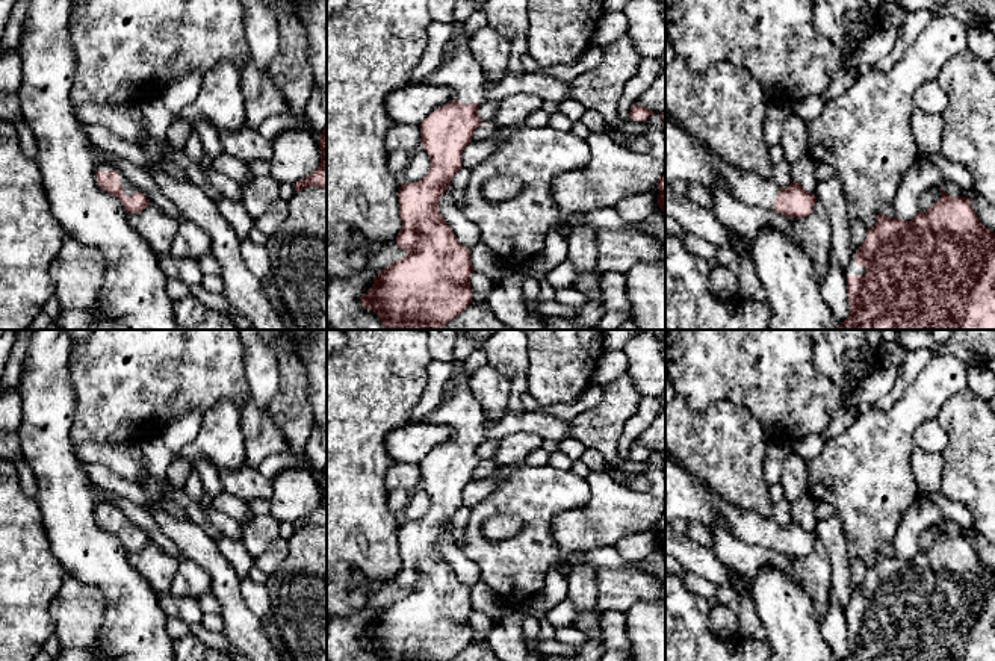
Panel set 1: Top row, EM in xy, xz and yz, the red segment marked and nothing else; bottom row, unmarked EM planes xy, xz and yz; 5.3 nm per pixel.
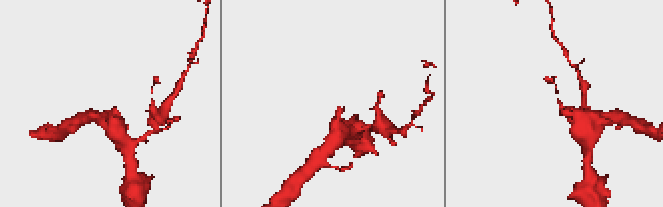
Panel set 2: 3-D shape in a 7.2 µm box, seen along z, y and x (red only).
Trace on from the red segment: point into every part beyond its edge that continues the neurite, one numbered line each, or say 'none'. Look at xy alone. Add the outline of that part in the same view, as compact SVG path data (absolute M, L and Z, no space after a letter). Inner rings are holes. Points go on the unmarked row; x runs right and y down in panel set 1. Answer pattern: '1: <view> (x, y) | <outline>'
1: xy (127, 525) | M118 510L118 516L124 534L132 535L135 531L141 531L141 528L136 523L133 523L122 511Z

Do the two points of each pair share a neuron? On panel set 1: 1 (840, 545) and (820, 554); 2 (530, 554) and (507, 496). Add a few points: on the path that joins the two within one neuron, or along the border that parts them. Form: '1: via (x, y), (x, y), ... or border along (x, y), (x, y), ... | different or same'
1: border along (817, 537), (827, 554), (832, 586) | different
2: via (531, 539), (531, 518), (522, 508) | same

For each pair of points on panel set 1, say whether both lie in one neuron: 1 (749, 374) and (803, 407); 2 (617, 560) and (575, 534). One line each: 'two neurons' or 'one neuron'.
1: one neuron
2: two neurons

